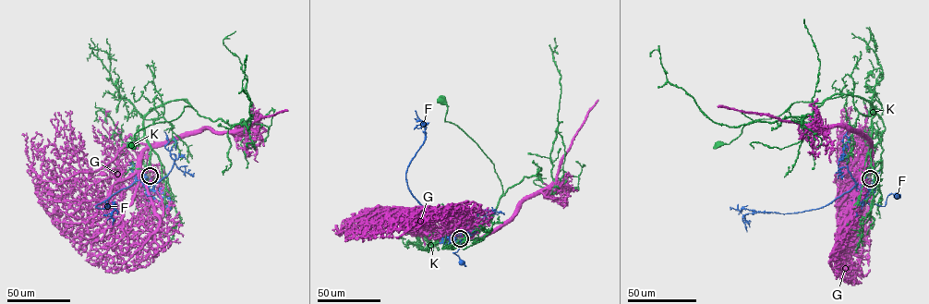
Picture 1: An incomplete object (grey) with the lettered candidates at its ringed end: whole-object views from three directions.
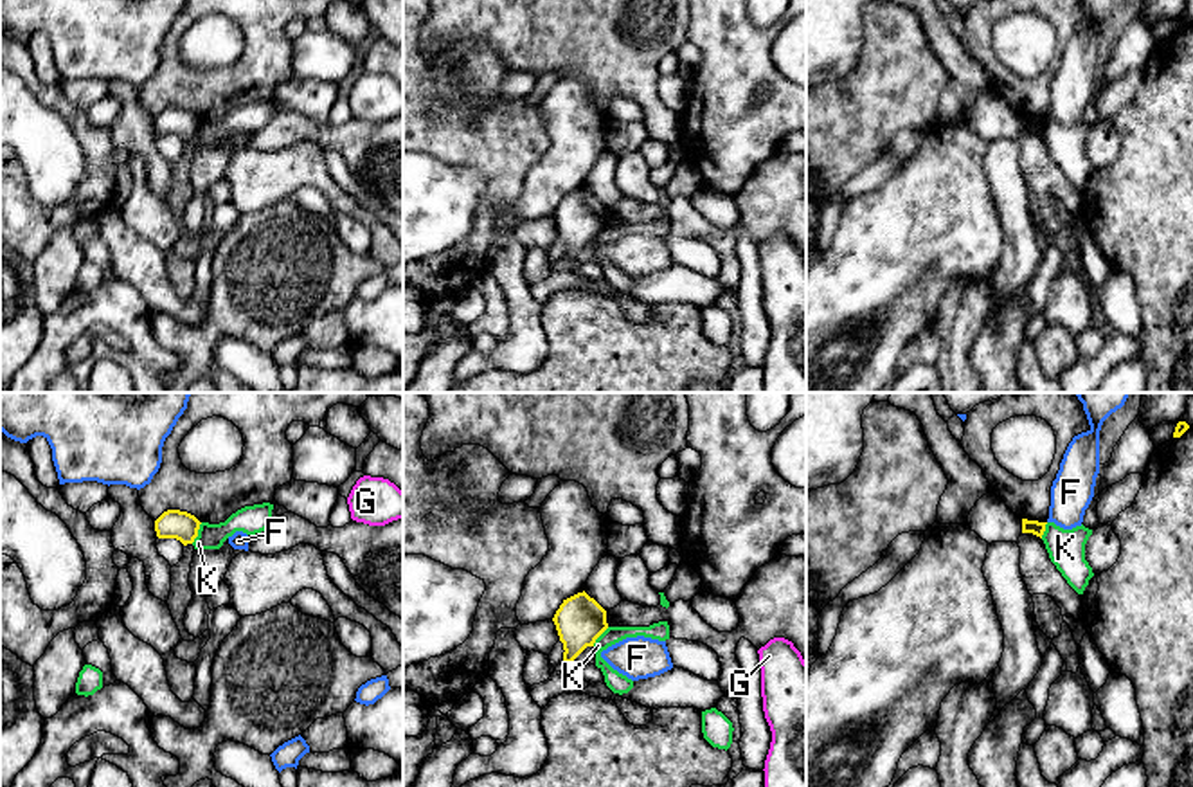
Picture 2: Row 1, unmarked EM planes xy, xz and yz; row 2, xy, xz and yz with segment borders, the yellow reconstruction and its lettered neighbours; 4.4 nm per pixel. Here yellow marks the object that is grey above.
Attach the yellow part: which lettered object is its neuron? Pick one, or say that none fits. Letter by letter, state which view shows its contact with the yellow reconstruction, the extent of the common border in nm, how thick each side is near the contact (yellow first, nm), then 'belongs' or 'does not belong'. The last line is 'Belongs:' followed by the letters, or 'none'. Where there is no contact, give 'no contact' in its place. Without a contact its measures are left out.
F: no contact | does not belong
G: no contact | belongs
K: xy | 110 nm | 130/130 nm | does not belong
Belongs: G

